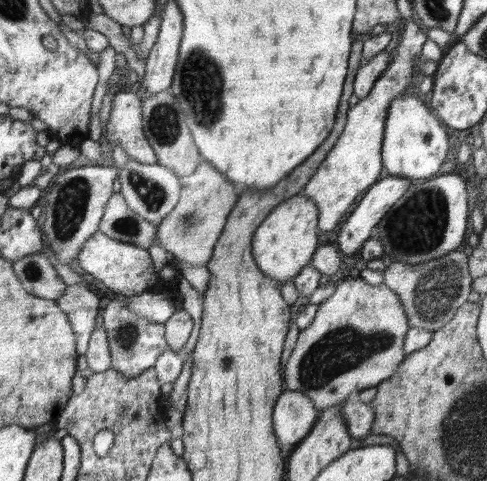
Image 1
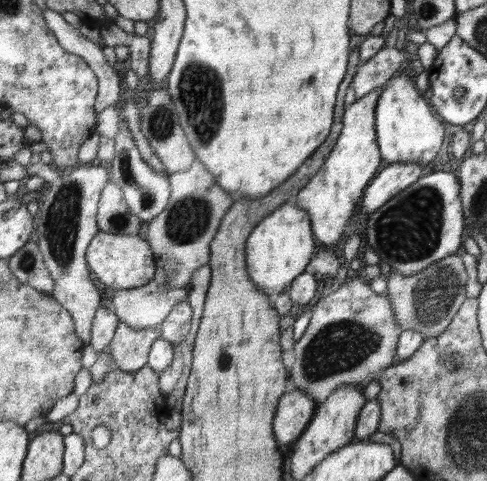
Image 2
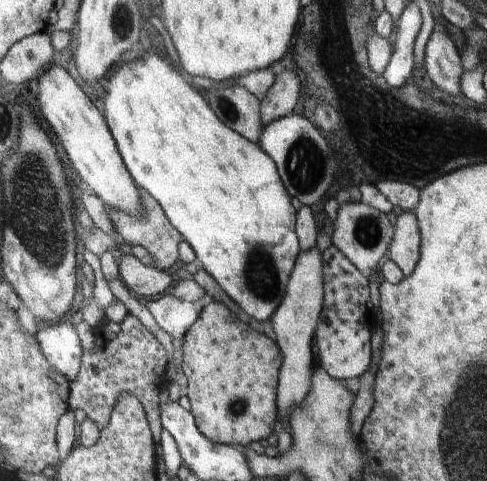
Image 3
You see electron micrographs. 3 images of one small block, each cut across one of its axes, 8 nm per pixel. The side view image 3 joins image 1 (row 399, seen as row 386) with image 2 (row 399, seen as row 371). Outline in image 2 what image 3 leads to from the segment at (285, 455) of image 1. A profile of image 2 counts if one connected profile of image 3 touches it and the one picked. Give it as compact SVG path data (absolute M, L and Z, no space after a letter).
M301 390L285 392L279 398L273 416L273 436L279 448L287 448L293 440L301 436L315 414L315 408L317 404Z

